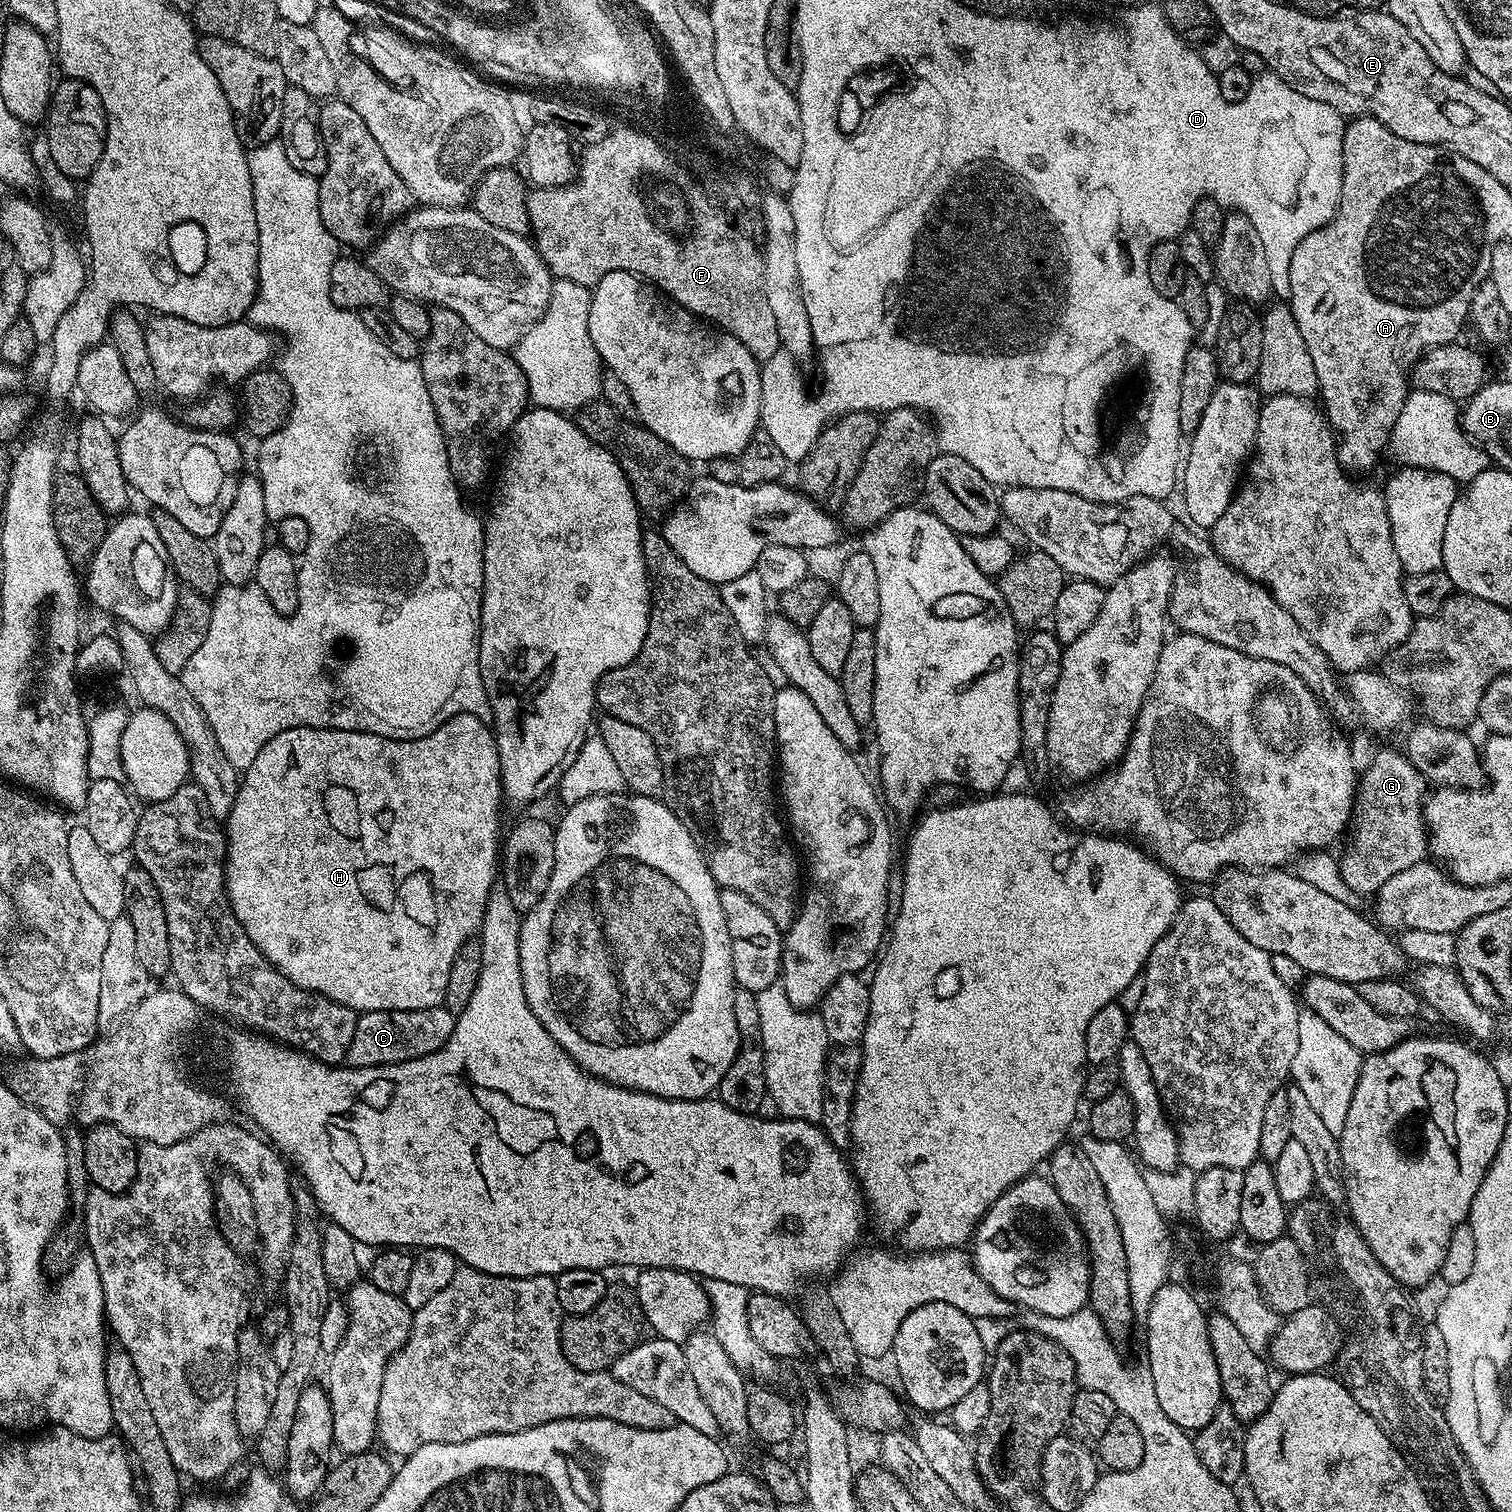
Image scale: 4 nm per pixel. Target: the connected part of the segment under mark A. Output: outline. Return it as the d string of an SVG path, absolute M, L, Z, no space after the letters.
M1357 116L1349 119L1344 126L1342 162L1344 173L1338 210L1329 224L1314 230L1314 234L1306 234L1306 238L1298 242L1298 250L1294 250L1294 258L1290 258L1290 274L1286 277L1286 284L1294 322L1298 322L1298 330L1302 330L1302 339L1306 342L1306 350L1310 350L1310 358L1314 358L1314 370L1320 383L1318 396L1319 399L1324 399L1322 411L1338 437L1336 456L1345 470L1360 474L1356 472L1374 467L1380 460L1380 451L1389 447L1394 422L1398 422L1398 414L1402 414L1402 406L1410 391L1410 373L1416 361L1428 349L1438 344L1451 344L1459 337L1456 335L1468 320L1474 294L1479 290L1481 282L1489 279L1492 253L1482 239L1485 235L1484 213L1476 216L1472 192L1464 188L1464 180L1476 180L1476 164L1462 158L1462 154L1439 144L1406 142L1406 138L1398 138L1398 134L1382 126L1382 122L1378 122L1373 116Z

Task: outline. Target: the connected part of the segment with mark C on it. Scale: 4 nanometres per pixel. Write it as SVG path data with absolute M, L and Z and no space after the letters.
M443 1006L413 1012L410 1010L361 1012L356 1018L354 1036L350 1038L347 1063L353 1068L373 1068L422 1058L441 1048L450 1038L455 1025L456 1016Z

